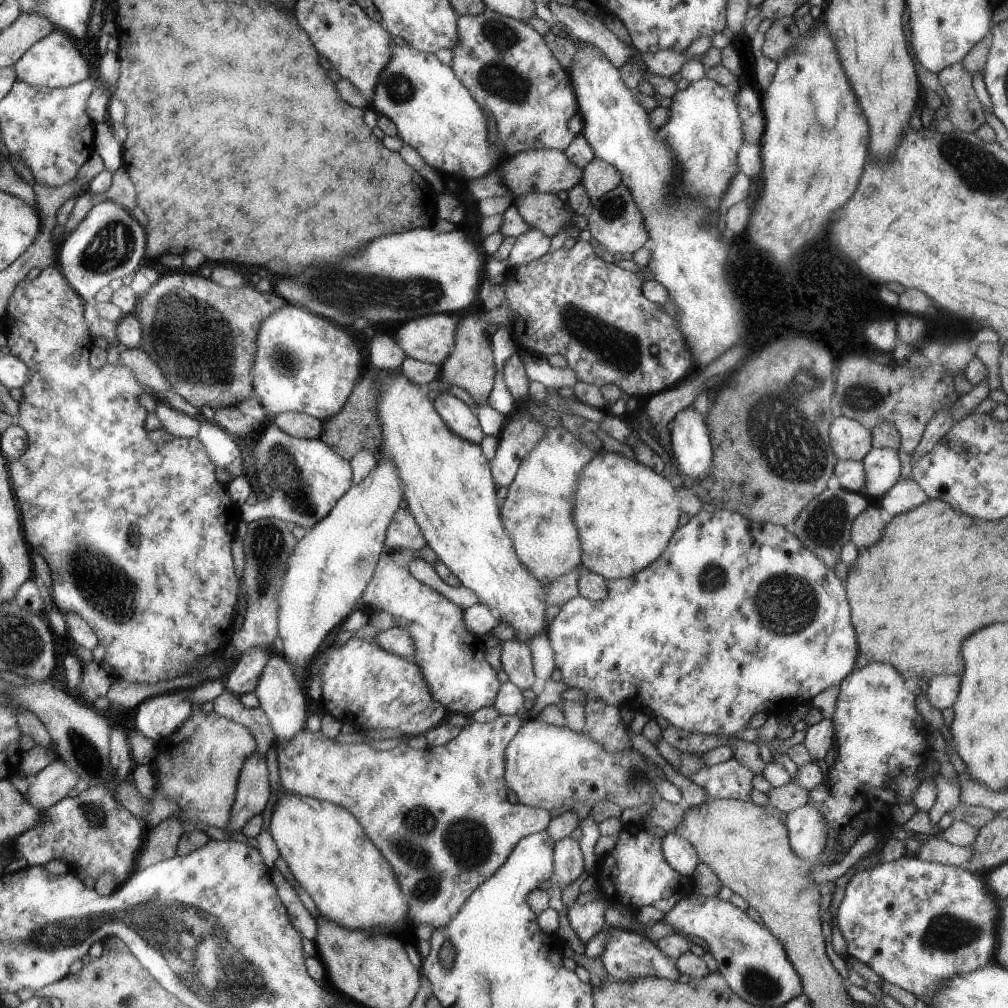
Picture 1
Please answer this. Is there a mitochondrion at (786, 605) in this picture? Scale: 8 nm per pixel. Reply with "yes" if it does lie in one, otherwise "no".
yes

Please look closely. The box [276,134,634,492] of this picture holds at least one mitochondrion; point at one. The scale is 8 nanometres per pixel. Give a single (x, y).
(415, 295)

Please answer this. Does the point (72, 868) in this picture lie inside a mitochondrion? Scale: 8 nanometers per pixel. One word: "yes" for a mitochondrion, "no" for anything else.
no

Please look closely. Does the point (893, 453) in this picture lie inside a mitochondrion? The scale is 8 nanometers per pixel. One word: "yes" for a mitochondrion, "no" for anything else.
no

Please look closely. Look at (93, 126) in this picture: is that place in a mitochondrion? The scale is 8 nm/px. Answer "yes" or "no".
no

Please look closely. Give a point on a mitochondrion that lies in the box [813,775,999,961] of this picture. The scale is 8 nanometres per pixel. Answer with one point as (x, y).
(946, 932)

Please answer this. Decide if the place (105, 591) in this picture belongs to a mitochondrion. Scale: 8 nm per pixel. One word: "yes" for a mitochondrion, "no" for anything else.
yes

